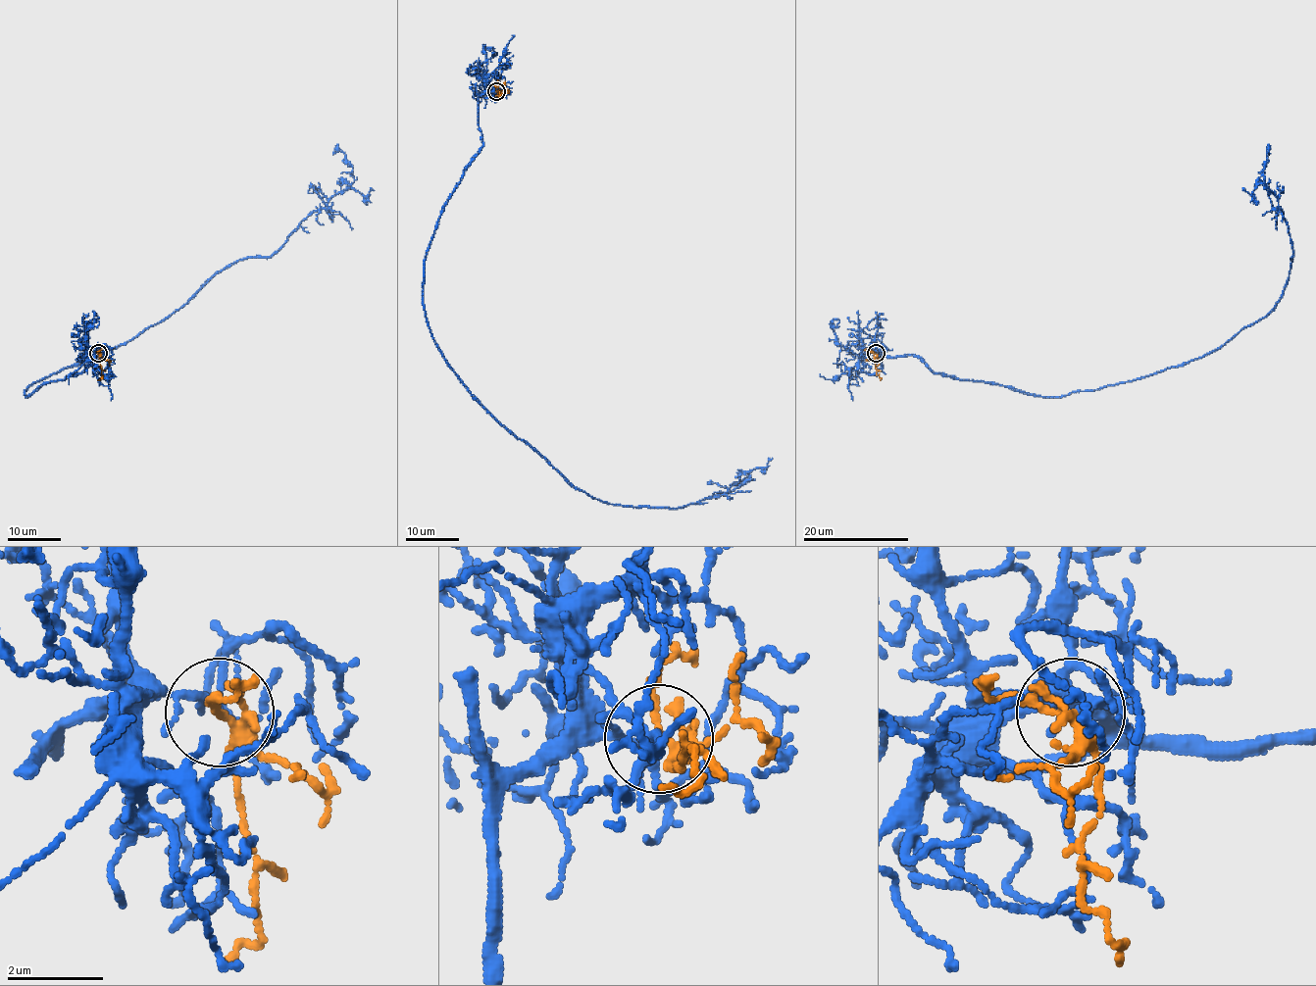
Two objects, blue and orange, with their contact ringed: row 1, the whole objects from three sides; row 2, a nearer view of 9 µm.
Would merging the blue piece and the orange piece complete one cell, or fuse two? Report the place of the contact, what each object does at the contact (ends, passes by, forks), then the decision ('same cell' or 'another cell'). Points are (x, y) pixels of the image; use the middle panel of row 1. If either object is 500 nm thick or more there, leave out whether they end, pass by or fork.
(496, 91) | blue forks | orange forks | same cell

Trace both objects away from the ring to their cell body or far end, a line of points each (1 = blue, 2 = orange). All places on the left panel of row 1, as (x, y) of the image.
1: (97, 353), (25, 396), (164, 320), (223, 270), (270, 258), (354, 181), (346, 156), (332, 155)
2: (97, 353), (101, 373), (97, 380)

